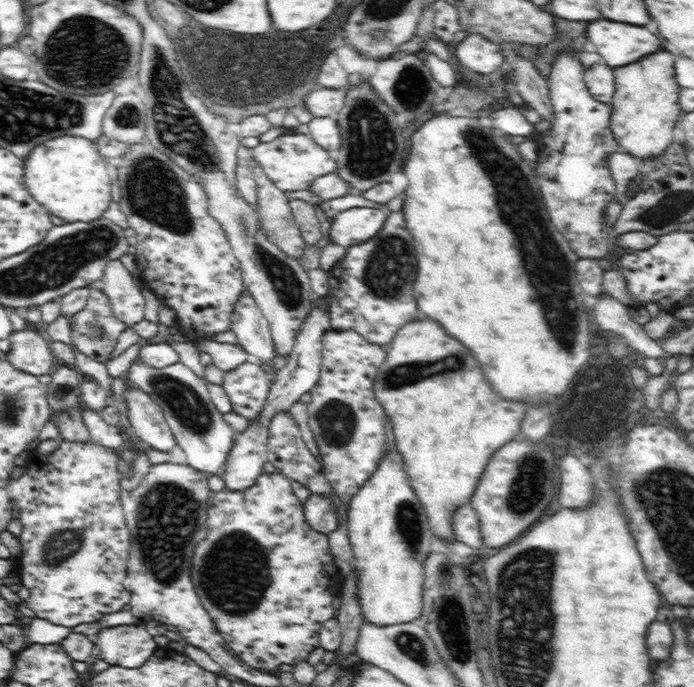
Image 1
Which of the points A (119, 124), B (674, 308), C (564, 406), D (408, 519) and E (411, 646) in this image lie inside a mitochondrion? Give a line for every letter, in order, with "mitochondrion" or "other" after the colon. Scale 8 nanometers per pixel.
A: mitochondrion
B: other
C: other
D: mitochondrion
E: mitochondrion

